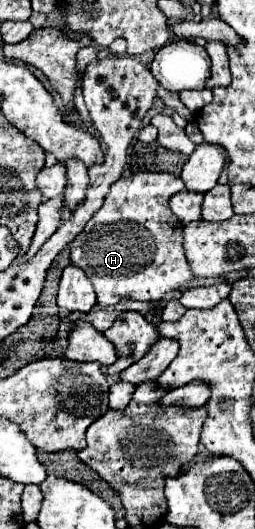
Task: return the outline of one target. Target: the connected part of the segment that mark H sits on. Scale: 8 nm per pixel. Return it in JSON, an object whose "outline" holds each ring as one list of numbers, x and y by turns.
{"outline":[[136,172,132,176,122,176,110,186,104,206,90,218,86,228,80,232,80,238,76,238,70,246,70,260,88,274,100,306,114,306,122,298,162,300,176,292,176,286,192,278,192,270,182,248,182,224,168,206,168,200,182,188,184,182,180,176,164,172]]}

